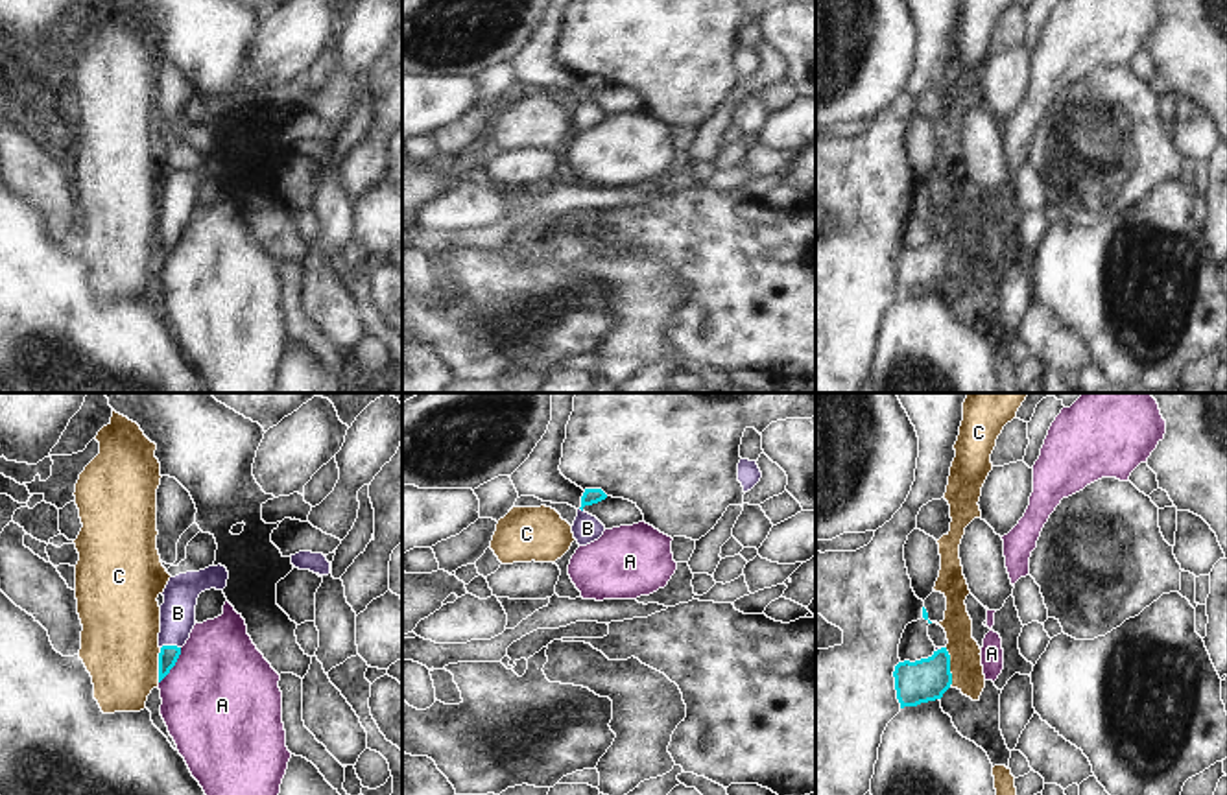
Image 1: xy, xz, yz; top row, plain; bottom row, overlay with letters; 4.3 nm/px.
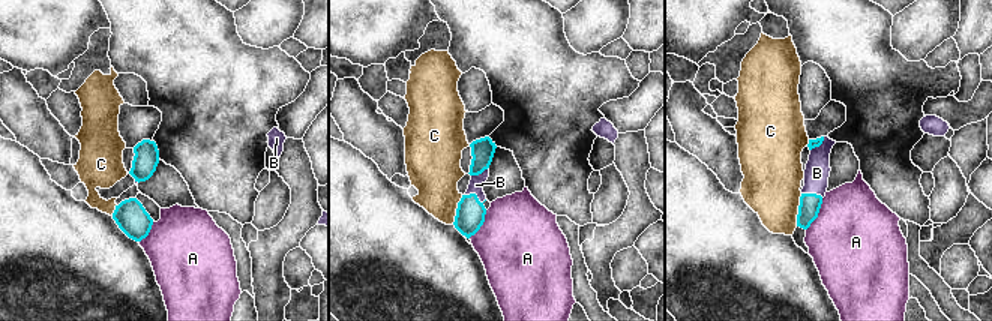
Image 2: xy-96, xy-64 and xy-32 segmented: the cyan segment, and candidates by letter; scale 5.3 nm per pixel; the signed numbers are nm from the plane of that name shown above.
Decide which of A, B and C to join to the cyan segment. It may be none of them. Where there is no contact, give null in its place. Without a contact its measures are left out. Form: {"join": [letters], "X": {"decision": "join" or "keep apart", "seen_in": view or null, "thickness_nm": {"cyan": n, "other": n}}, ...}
{"join": ["B"], "A": {"decision": "keep apart", "seen_in": "xy", "thickness_nm": {"cyan": 90, "other": 500}}, "B": {"decision": "join", "seen_in": "xy", "thickness_nm": {"cyan": 90, "other": 160}}, "C": {"decision": "keep apart", "seen_in": "yz", "thickness_nm": {"cyan": 190, "other": 140}}}

